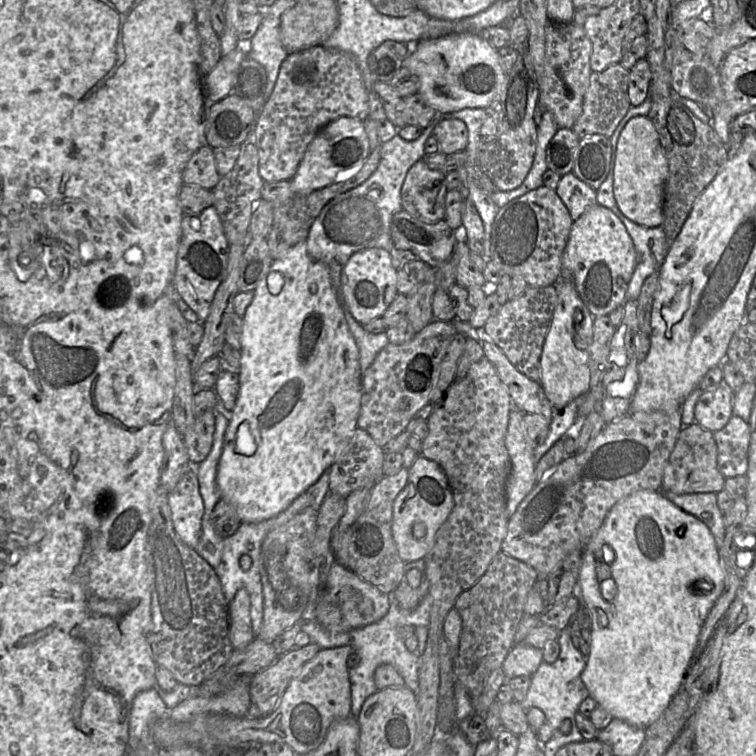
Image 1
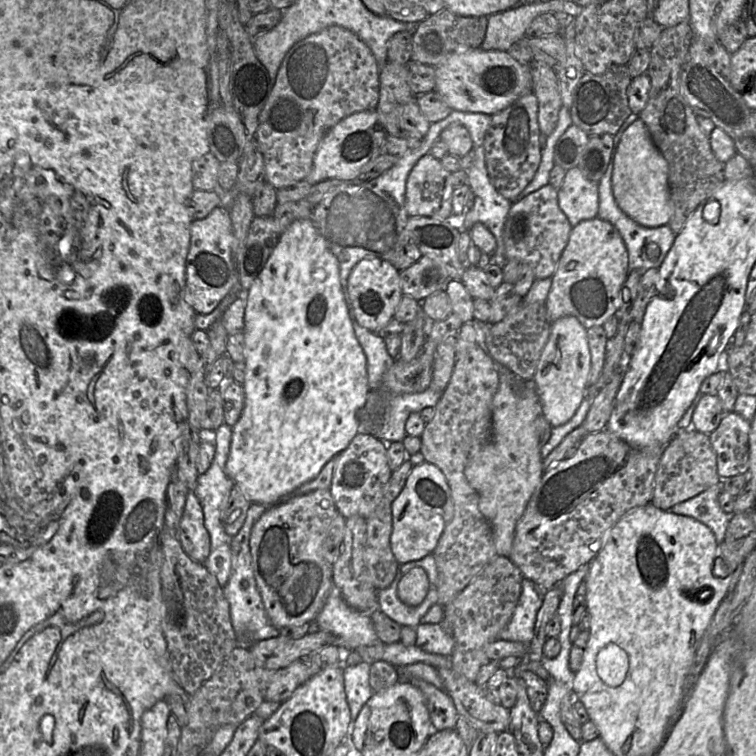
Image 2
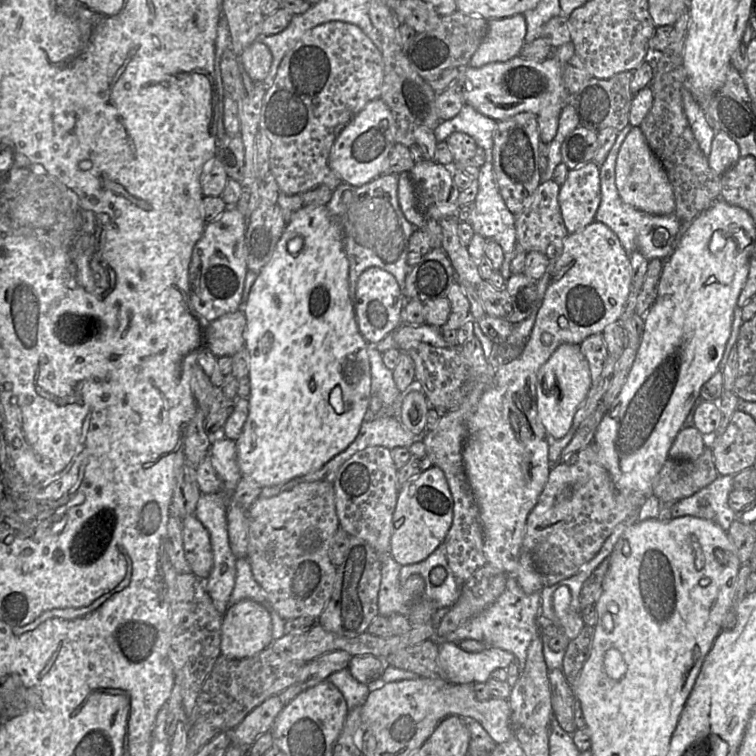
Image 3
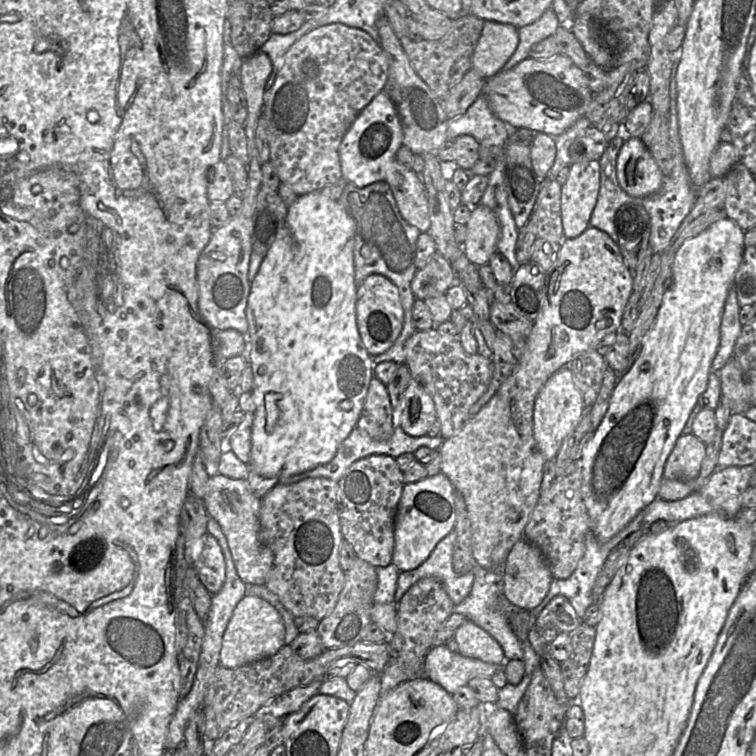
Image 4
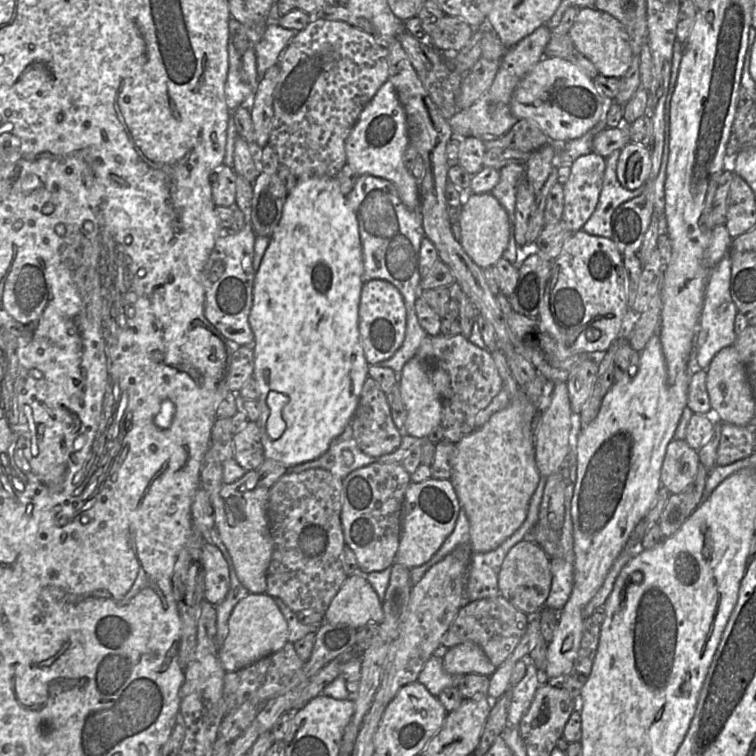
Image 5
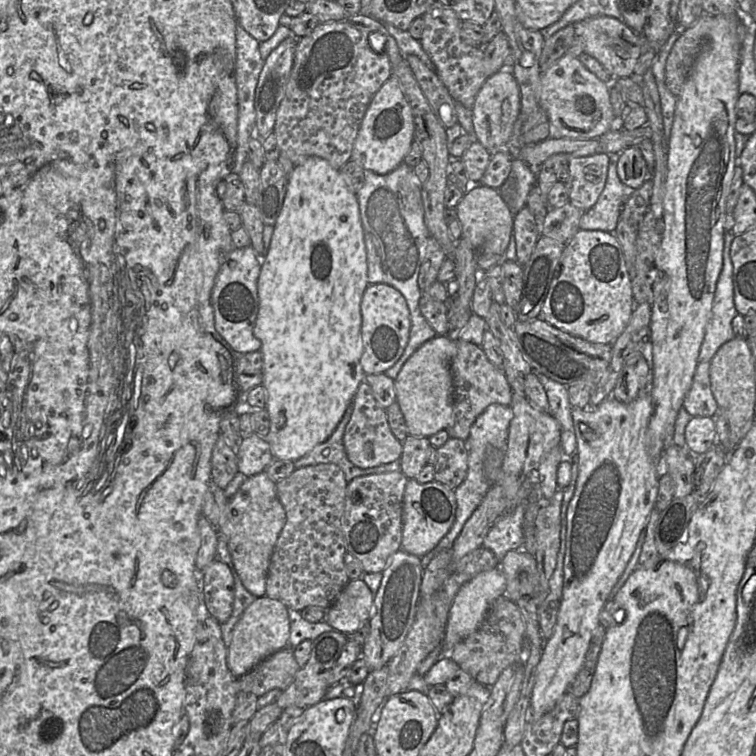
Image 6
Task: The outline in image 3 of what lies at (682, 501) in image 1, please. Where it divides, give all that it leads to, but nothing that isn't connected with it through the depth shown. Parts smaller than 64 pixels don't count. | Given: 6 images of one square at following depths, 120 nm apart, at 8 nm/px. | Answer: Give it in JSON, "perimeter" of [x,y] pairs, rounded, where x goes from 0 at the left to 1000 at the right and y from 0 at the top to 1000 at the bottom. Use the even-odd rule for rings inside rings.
{"perimeter":[[[951,628],[942,639],[913,657],[901,660],[888,671],[889,685],[919,683],[950,693],[963,702],[974,677],[963,667],[970,648],[970,630]]]}

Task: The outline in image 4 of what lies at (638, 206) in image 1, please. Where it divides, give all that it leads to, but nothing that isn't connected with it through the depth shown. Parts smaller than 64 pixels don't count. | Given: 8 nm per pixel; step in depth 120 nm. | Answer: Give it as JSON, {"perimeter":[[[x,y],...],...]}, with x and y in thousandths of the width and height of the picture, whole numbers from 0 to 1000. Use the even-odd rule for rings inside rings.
{"perimeter":[[[831,181],[823,192],[815,231],[820,247],[833,259],[853,261],[870,254],[877,230],[848,183]]]}

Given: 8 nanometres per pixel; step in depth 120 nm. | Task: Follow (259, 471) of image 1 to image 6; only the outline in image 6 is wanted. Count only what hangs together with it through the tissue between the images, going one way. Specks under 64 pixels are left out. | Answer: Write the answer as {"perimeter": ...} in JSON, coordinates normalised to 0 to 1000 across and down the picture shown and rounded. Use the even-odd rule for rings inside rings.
{"perimeter":[[[409,208],[399,217],[390,220],[381,237],[378,257],[372,280],[362,298],[357,325],[345,341],[345,358],[341,368],[341,415],[336,431],[336,443],[345,451],[345,467],[349,476],[347,509],[353,516],[352,542],[357,552],[357,569],[351,578],[362,607],[392,610],[407,601],[419,587],[431,583],[452,554],[458,541],[472,519],[475,508],[483,501],[476,481],[479,466],[476,448],[476,399],[487,377],[484,329],[476,276],[470,255],[463,253],[447,224],[423,208]]]}

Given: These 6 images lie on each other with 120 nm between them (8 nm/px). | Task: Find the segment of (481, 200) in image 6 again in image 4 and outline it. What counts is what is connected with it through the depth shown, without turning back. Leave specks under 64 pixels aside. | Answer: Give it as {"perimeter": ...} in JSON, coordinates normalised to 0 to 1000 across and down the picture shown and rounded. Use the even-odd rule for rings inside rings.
{"perimeter":[[[636,270],[626,272],[616,302],[618,310],[612,321],[615,337],[631,353],[647,349],[649,339],[657,332],[661,307],[655,282]]]}

